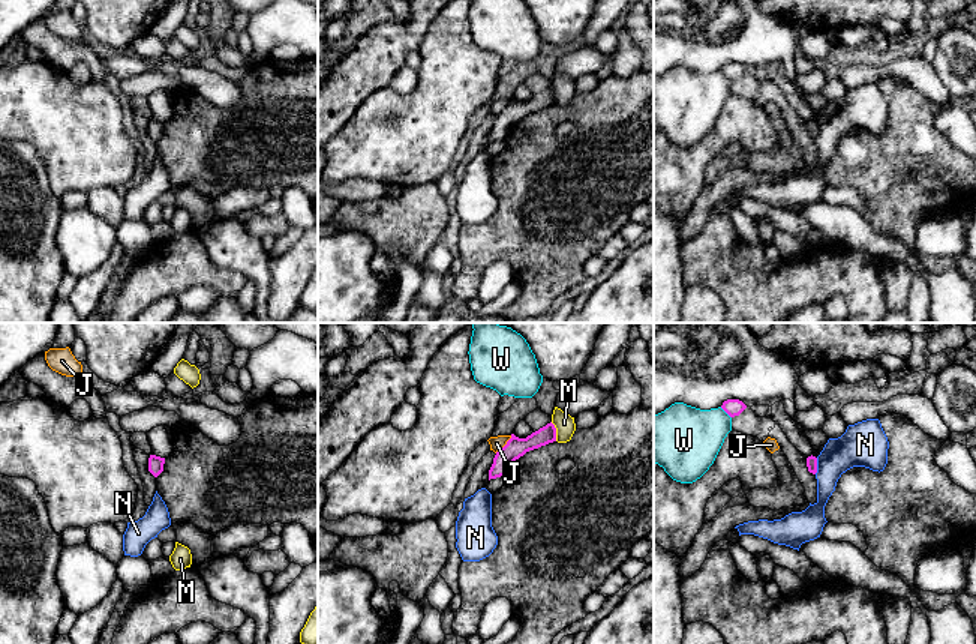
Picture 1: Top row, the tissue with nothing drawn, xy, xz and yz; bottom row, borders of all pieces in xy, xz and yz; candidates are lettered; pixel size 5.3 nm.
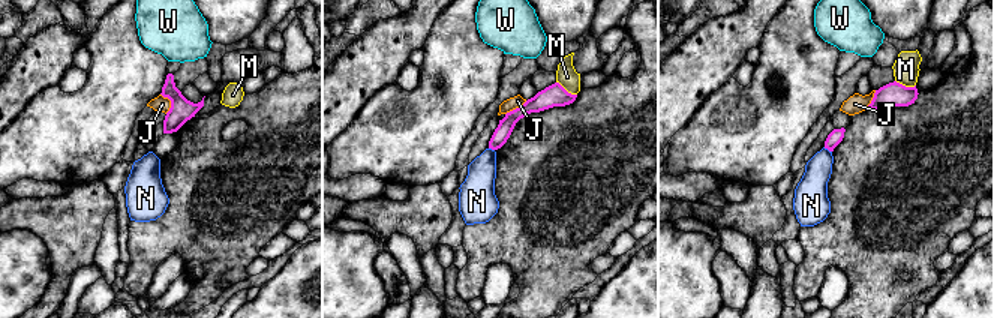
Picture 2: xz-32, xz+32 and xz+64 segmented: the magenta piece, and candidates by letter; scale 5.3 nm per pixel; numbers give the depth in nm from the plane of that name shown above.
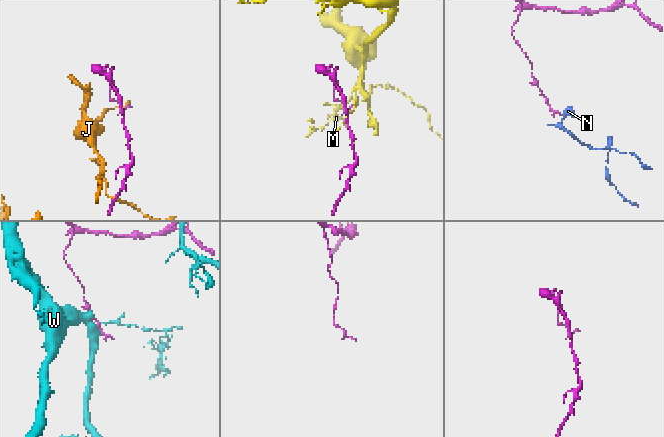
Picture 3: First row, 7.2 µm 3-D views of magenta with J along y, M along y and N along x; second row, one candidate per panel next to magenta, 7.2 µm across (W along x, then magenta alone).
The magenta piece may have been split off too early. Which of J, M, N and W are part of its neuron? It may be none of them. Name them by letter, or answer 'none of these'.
none of these

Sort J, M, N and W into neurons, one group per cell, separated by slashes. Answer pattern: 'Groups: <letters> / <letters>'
Groups: J / M / N W

